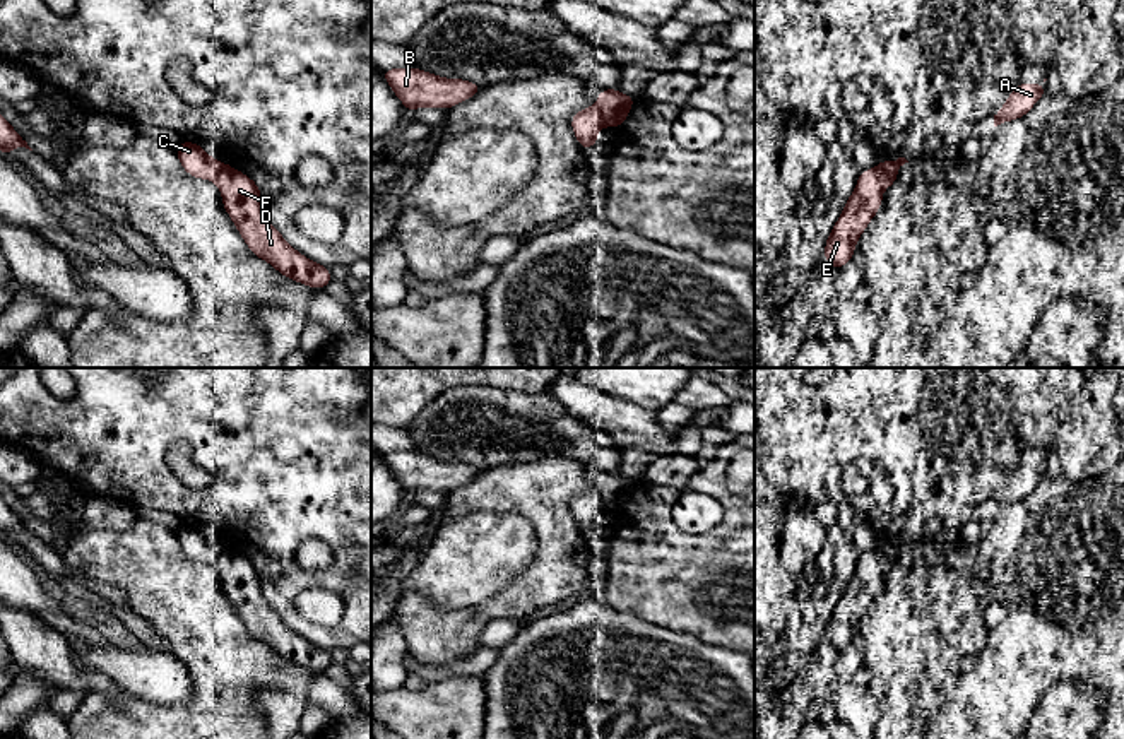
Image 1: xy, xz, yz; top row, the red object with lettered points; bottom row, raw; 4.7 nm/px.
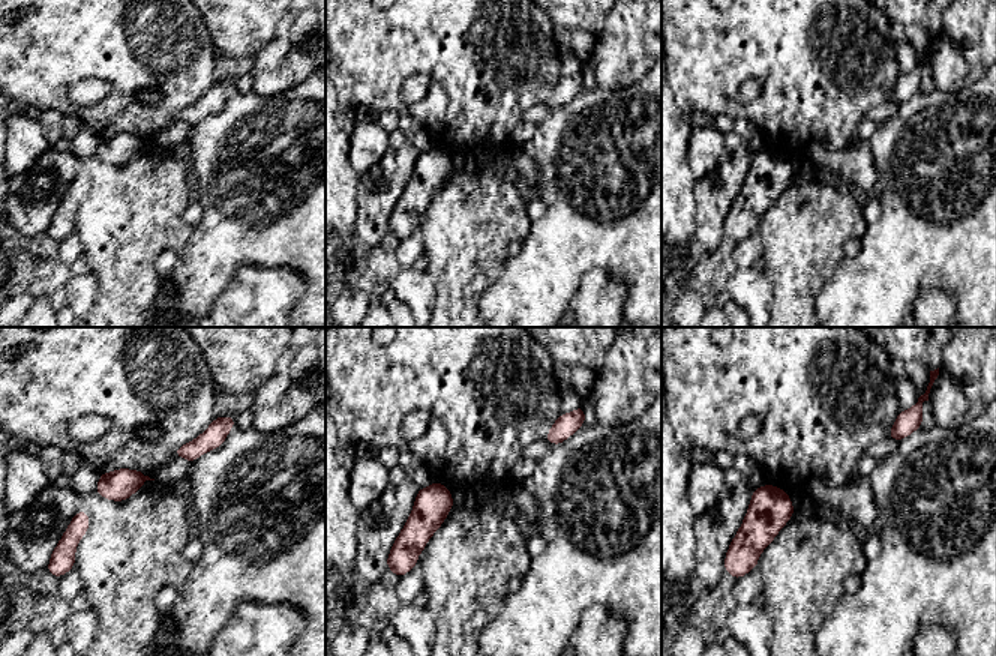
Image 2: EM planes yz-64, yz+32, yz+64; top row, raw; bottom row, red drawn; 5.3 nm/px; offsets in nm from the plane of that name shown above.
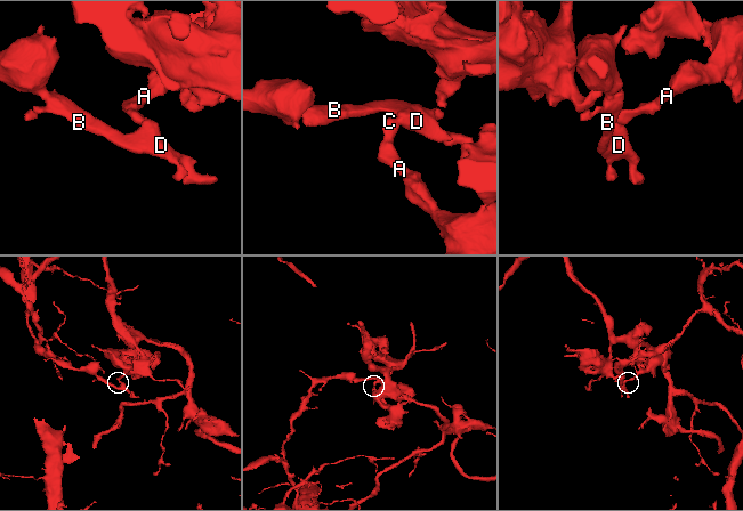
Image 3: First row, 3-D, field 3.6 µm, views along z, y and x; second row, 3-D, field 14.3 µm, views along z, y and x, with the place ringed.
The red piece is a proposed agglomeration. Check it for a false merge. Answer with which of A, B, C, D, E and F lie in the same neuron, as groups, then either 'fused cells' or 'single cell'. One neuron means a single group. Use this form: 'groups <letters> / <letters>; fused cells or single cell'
groups A C / B D E F; fused cells

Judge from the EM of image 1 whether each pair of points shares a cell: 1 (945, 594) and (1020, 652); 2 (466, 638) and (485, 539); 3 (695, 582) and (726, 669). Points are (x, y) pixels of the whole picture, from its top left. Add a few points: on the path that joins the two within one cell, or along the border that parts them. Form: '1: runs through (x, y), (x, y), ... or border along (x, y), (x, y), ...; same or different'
1: border along (989, 630), (984, 645), (972, 657); different
2: border along (508, 585), (476, 604), (440, 608), (433, 603); different
3: border along (680, 632), (736, 652); different

